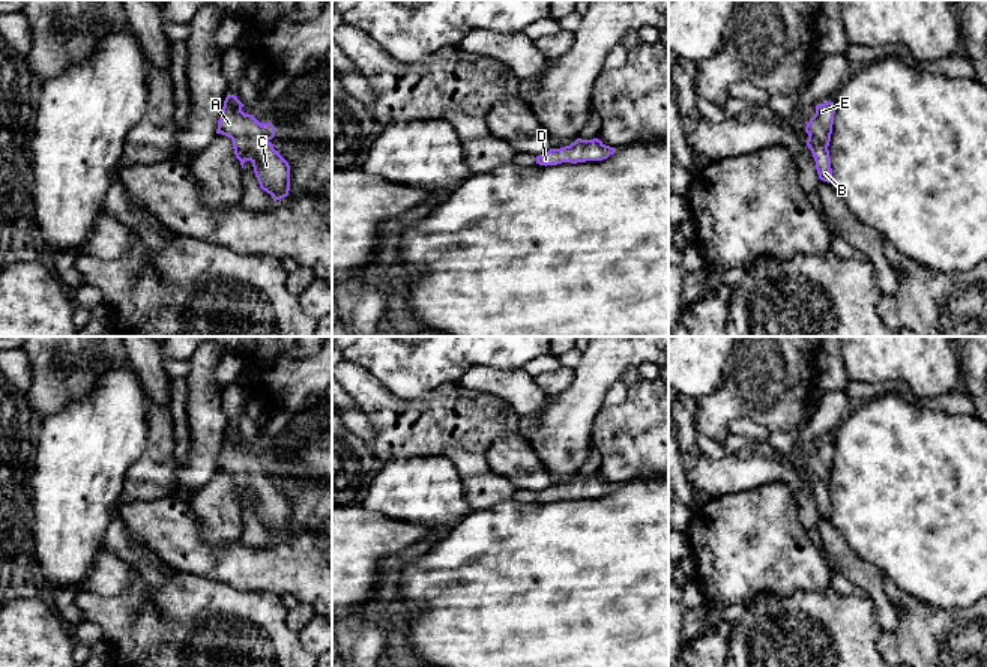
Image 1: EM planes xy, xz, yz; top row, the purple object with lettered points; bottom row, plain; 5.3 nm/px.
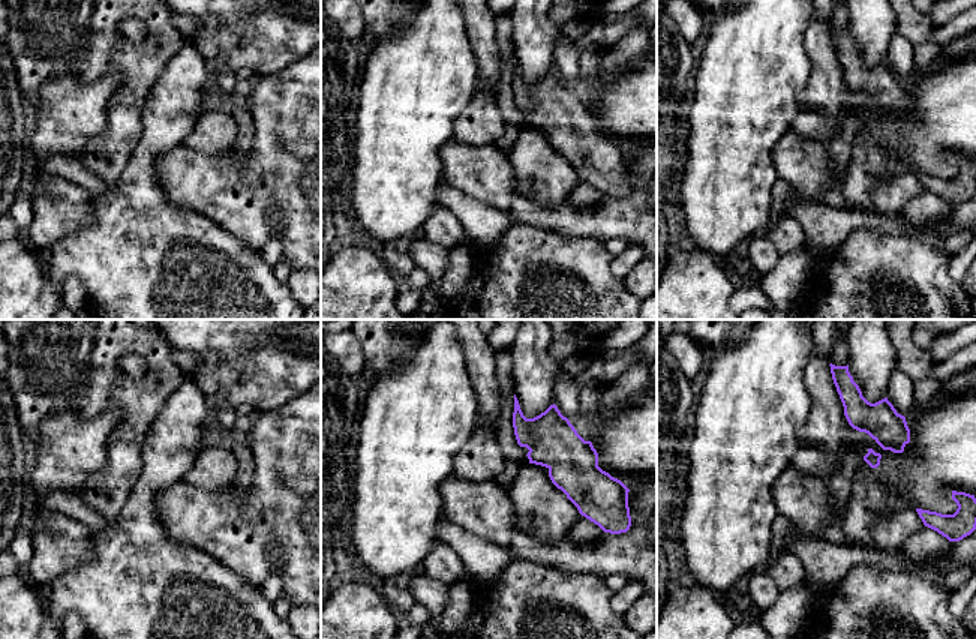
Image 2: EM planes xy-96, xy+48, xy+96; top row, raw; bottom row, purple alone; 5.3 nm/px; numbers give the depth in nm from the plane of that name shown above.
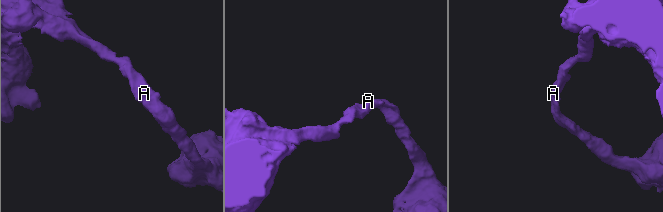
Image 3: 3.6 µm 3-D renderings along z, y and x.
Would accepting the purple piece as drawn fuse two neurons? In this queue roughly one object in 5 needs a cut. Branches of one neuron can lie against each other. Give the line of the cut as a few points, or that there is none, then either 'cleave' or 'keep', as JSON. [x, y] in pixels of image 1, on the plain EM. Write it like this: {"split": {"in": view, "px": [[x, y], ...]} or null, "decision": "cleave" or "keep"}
{"split": null, "decision": "keep"}

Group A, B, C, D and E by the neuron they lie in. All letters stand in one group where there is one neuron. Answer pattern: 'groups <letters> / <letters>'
groups A B C D E

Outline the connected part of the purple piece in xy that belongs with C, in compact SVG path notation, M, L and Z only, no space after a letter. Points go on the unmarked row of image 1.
M227 431L222 443L222 451L218 457L216 470L222 470L233 476L233 485L236 494L243 500L252 499L255 514L260 524L272 532L273 538L288 532L290 527L290 502L288 499L273 485L270 476L275 473L275 463L272 460L260 460L254 452L242 448L243 440L234 431Z

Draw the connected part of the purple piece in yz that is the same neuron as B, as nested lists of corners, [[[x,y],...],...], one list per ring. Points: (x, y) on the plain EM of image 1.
[[[834,439],[817,440],[816,451],[805,463],[805,469],[808,470],[807,482],[816,497],[819,515],[828,520],[832,512],[828,482],[832,470],[834,451]]]

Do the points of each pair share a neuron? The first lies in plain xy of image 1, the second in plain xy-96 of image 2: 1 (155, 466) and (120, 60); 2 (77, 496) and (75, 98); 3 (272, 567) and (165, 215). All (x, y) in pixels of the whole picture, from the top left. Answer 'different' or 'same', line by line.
1: same
2: same
3: different

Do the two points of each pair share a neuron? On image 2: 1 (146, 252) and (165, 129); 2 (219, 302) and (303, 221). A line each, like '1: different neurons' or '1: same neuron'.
1: same neuron
2: different neurons

